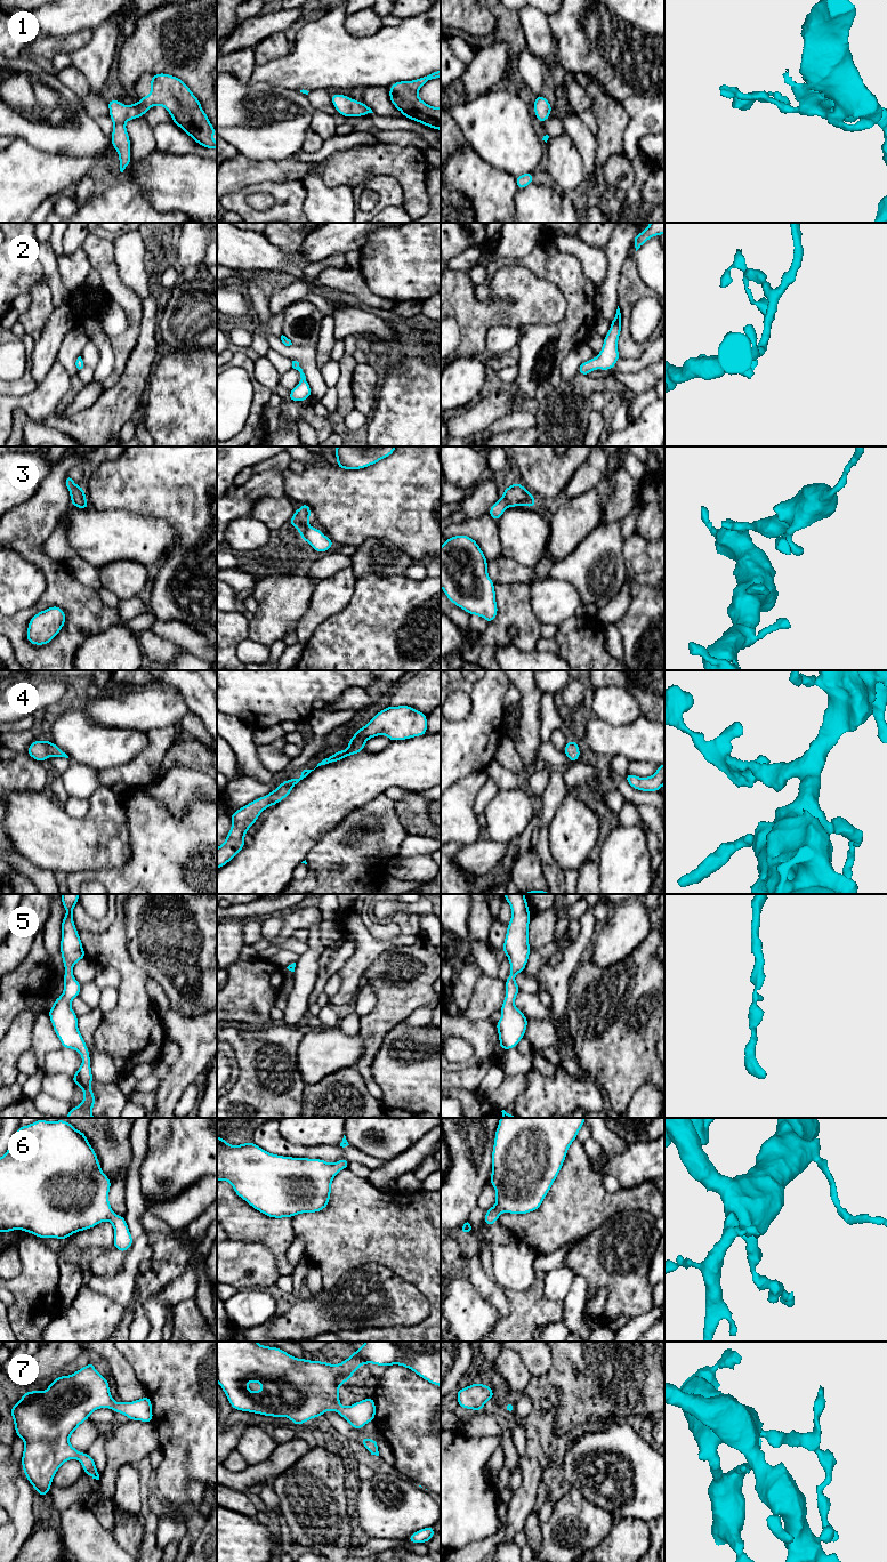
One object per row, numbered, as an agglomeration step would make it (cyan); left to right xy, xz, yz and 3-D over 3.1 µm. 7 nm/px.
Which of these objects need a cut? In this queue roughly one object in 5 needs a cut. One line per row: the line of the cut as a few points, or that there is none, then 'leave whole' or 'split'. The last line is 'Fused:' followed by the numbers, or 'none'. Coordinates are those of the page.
1: cut none; leave whole
2: cut none; leave whole
3: cut none; leave whole
4: cut none; leave whole
5: cut none; leave whole
6: cut none; leave whole
7: cut none; leave whole
Fused: none

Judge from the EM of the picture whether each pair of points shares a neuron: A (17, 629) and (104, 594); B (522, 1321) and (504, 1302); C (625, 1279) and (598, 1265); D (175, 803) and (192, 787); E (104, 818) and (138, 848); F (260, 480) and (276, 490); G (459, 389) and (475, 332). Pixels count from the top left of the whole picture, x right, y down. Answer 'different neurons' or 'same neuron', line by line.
A: different neurons
B: different neurons
C: same neuron
D: same neuron
E: different neurons
F: same neuron
G: different neurons

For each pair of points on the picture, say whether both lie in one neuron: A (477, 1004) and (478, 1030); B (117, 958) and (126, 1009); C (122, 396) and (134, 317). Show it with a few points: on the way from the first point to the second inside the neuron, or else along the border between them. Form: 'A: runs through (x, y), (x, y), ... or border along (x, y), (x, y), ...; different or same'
A: border along (464, 1015), (473, 1021), (490, 1019); different
B: runs through (128, 971), (128, 997); same
C: border along (138, 333), (136, 346), (121, 377), (115, 383); different

